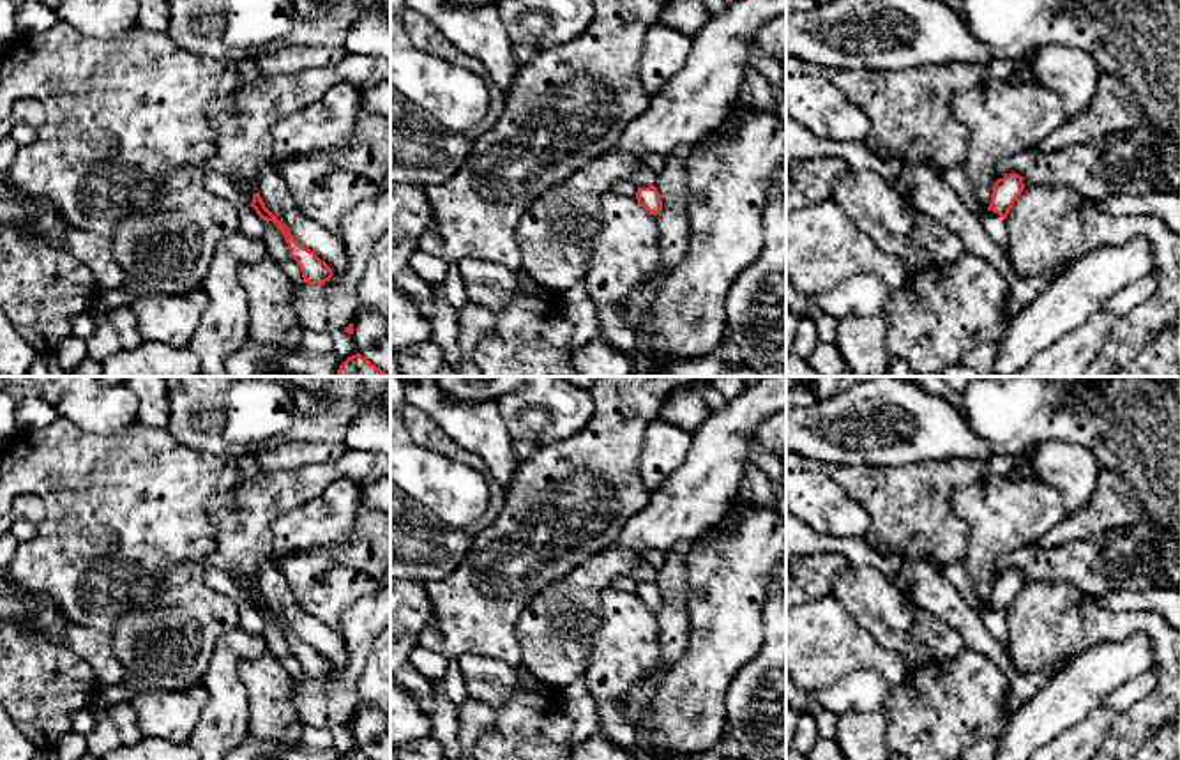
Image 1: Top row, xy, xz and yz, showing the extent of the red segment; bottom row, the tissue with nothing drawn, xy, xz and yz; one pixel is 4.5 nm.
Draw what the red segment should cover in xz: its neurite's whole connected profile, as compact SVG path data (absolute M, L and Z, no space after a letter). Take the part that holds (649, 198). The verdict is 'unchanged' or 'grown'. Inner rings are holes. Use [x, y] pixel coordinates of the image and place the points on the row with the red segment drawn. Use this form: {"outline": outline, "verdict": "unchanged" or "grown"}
{"outline": "M655 186L638 187L636 200L648 214L657 216L662 210L662 200Z", "verdict": "unchanged"}

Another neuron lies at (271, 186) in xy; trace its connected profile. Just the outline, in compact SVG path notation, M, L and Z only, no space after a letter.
M261 164L254 186L265 207L290 230L299 244L314 251L332 272L341 274L344 270L346 256L341 239L299 210L276 164Z

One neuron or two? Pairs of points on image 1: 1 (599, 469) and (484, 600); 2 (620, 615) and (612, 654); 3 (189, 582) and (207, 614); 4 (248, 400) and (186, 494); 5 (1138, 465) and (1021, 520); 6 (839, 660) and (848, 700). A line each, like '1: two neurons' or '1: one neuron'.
1: one neuron
2: one neuron
3: one neuron
4: two neurons
5: two neurons
6: two neurons

